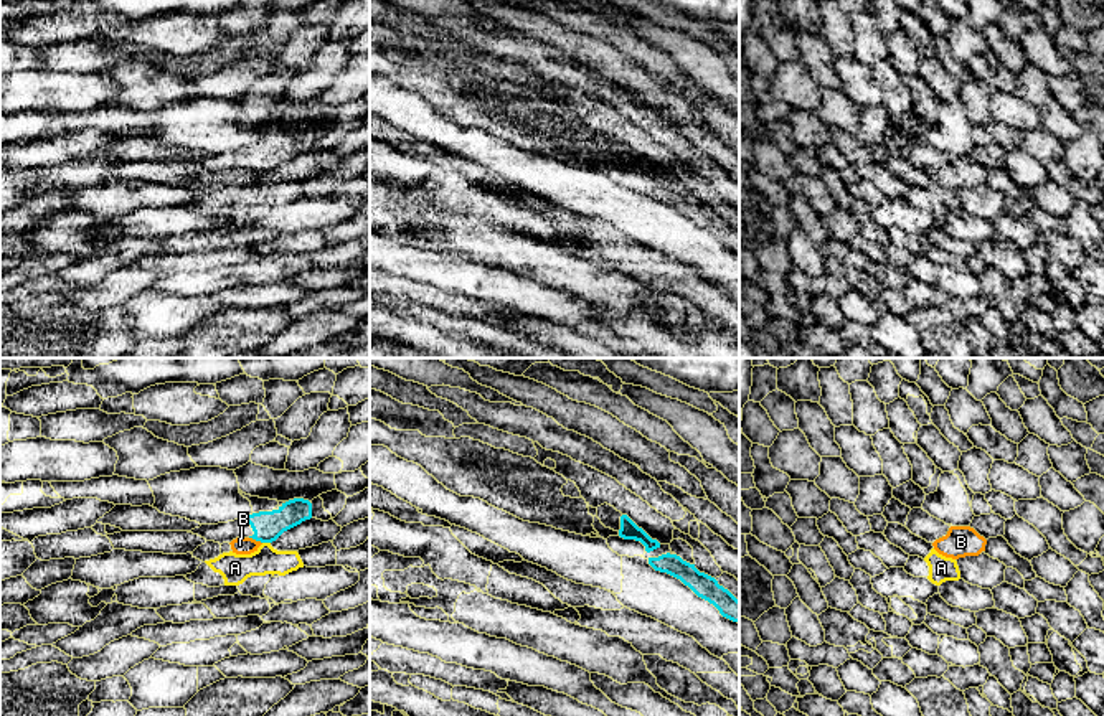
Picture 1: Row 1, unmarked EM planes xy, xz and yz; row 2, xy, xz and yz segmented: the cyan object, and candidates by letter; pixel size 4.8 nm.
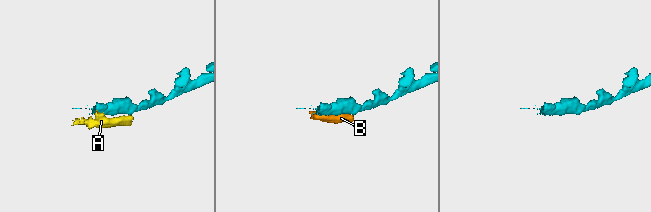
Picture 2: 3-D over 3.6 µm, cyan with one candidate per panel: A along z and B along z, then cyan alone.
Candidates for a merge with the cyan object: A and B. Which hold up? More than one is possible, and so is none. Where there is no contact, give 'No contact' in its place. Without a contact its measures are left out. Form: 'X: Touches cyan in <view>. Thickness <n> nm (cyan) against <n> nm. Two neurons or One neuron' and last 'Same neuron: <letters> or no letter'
A: Touches cyan in xy. Thickness 150 nm (cyan) against 140 nm. Two neurons
B: Touches cyan in xy. Thickness 150 nm (cyan) against 80 nm. Two neurons
Same neuron: no letter

